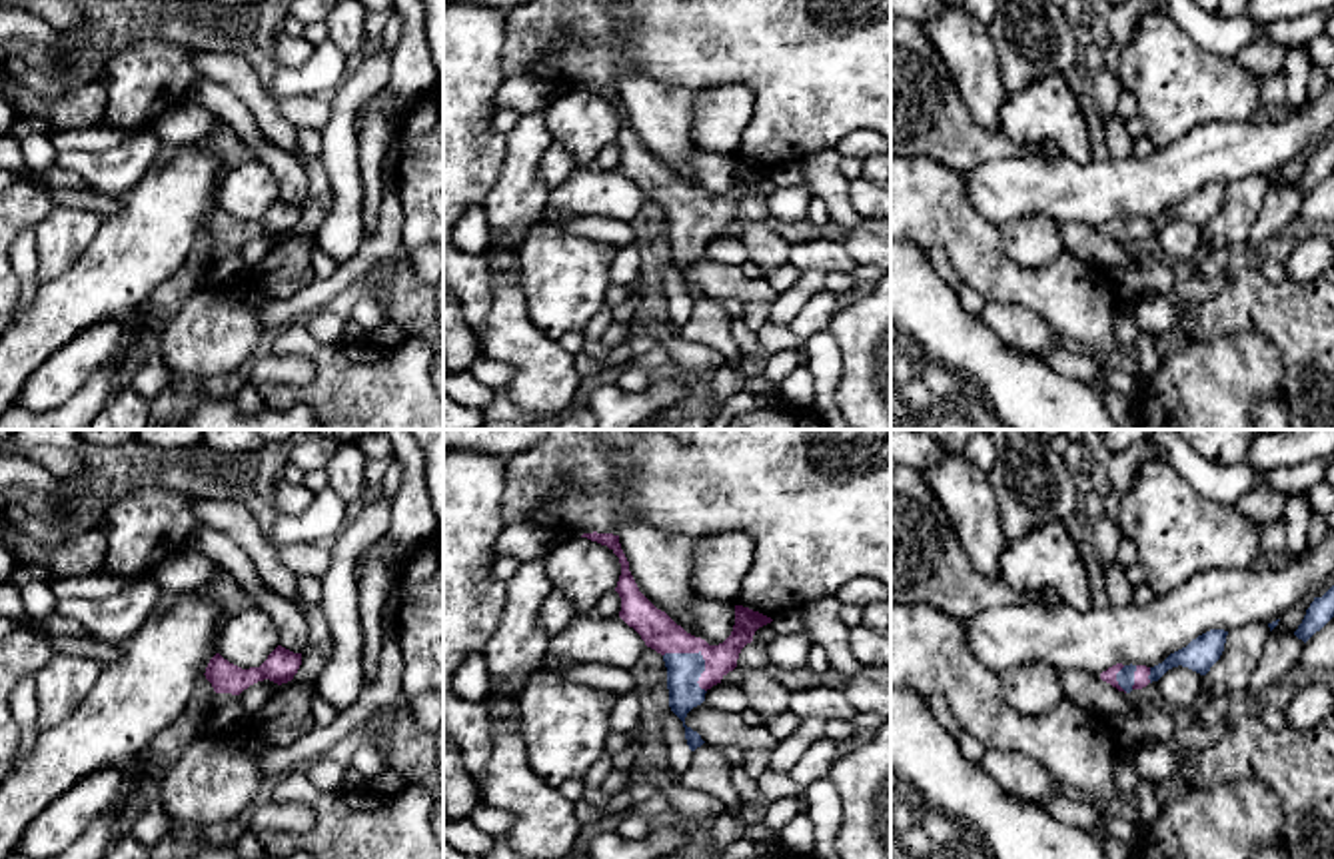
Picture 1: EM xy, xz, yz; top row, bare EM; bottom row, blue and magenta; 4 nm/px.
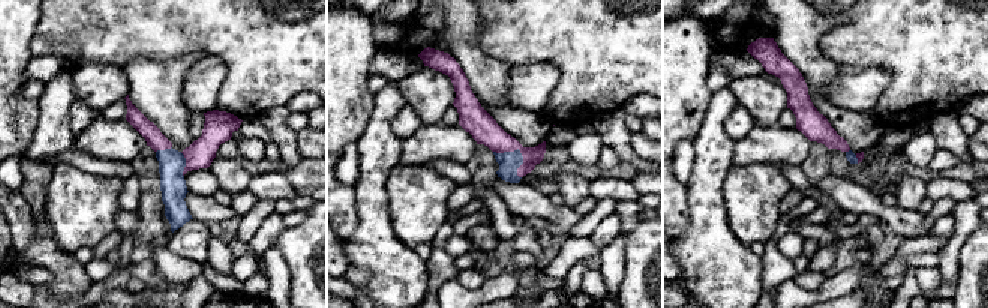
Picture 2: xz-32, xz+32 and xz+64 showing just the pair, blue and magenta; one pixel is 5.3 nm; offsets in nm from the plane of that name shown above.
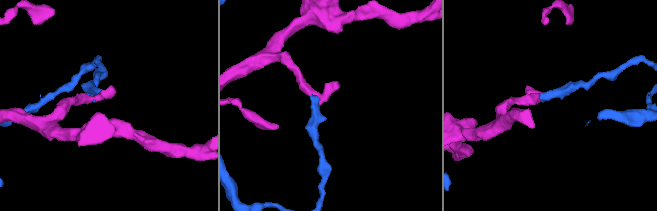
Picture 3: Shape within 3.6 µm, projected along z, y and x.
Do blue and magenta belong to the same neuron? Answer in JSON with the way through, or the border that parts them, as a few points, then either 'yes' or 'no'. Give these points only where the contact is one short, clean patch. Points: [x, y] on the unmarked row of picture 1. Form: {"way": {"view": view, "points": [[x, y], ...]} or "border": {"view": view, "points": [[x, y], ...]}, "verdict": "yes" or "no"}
{"way": {"view": "xz", "points": [[683, 222], [701, 208], [683, 206], [658, 182]]}, "verdict": "yes"}

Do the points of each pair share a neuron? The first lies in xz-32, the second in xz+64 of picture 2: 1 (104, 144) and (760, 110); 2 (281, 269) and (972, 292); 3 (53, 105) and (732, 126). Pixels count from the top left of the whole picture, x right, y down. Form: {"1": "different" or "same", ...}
{"1": "different", "2": "different", "3": "different"}

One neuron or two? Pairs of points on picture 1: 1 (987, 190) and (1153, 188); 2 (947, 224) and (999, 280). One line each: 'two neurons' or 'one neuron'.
1: one neuron
2: one neuron

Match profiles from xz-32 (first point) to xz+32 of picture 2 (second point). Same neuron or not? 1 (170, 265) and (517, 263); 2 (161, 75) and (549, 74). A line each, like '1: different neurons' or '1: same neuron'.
1: same neuron
2: different neurons

